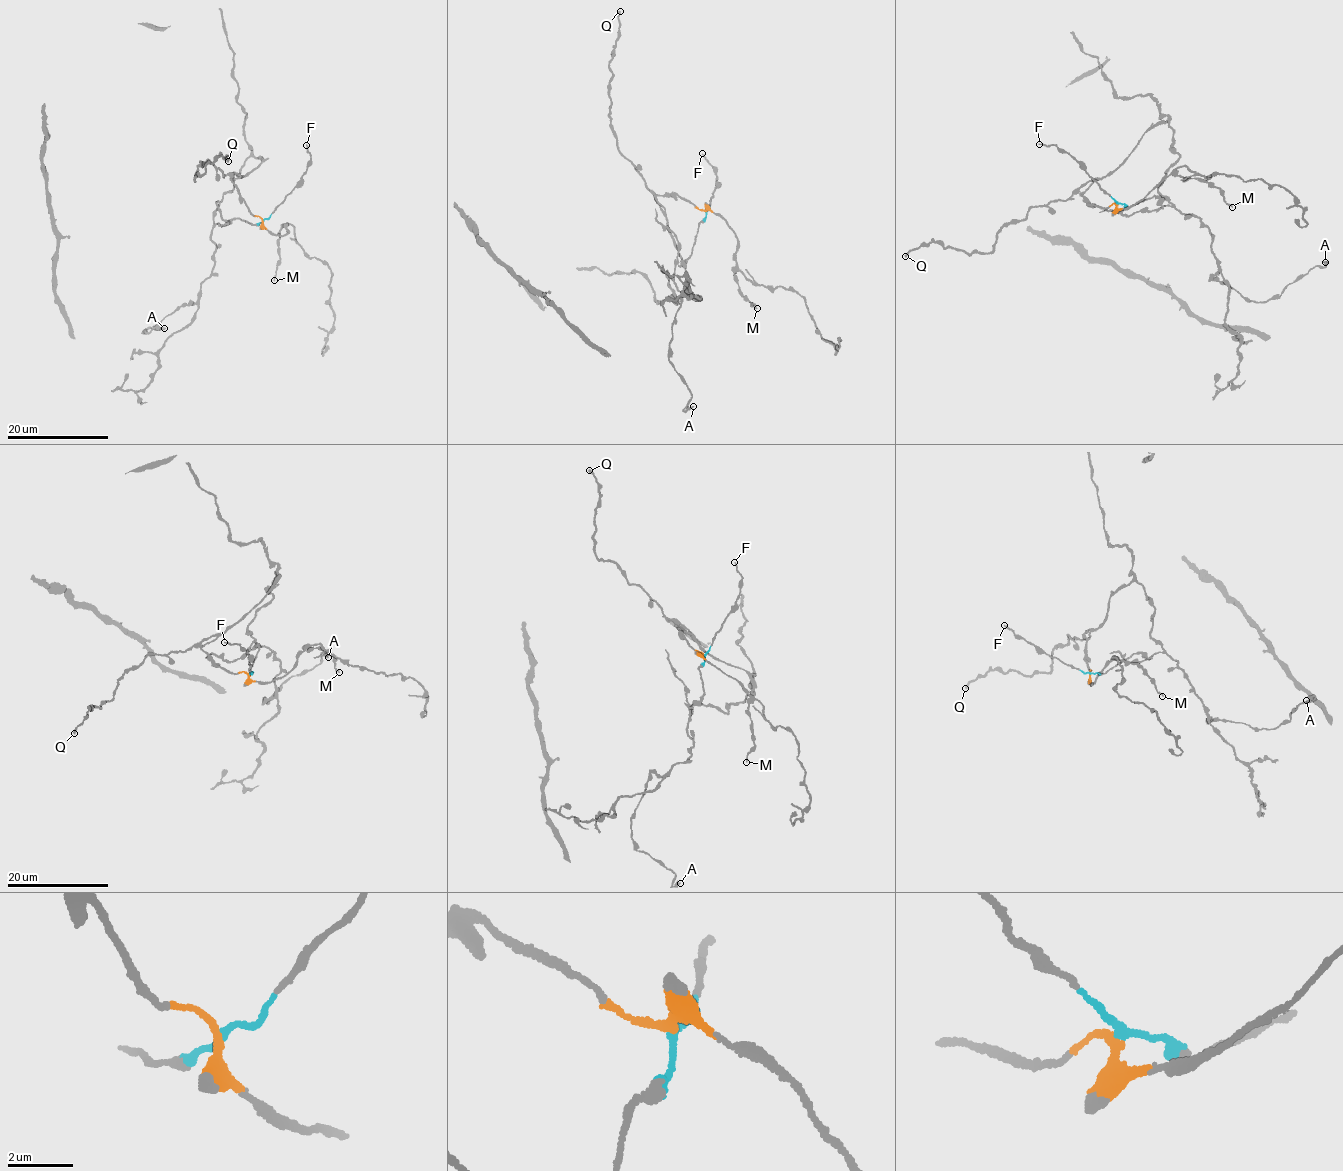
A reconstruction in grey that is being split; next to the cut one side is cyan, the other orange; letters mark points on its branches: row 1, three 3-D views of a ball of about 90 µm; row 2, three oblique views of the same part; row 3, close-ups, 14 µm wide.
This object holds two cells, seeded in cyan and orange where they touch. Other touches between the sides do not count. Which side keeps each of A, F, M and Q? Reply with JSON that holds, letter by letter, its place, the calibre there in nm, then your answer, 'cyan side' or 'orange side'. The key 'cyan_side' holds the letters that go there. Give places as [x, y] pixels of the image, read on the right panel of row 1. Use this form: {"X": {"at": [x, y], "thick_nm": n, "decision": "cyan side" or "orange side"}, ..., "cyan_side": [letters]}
{"A": {"at": [1325, 262], "thick_nm": 140, "decision": "orange side"}, "F": {"at": [1039, 144], "thick_nm": 140, "decision": "cyan side"}, "M": {"at": [1232, 207], "thick_nm": 160, "decision": "orange side"}, "Q": {"at": [905, 256], "thick_nm": 280, "decision": "orange side"}, "cyan_side": ["F"]}

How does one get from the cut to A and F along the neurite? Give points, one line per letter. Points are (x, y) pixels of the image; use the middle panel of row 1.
A: (705, 211), (656, 198), (686, 272), (674, 303), (668, 271), (696, 298), (686, 290), (668, 356), (694, 406)
F: (706, 211), (717, 179), (715, 168), (702, 154)

